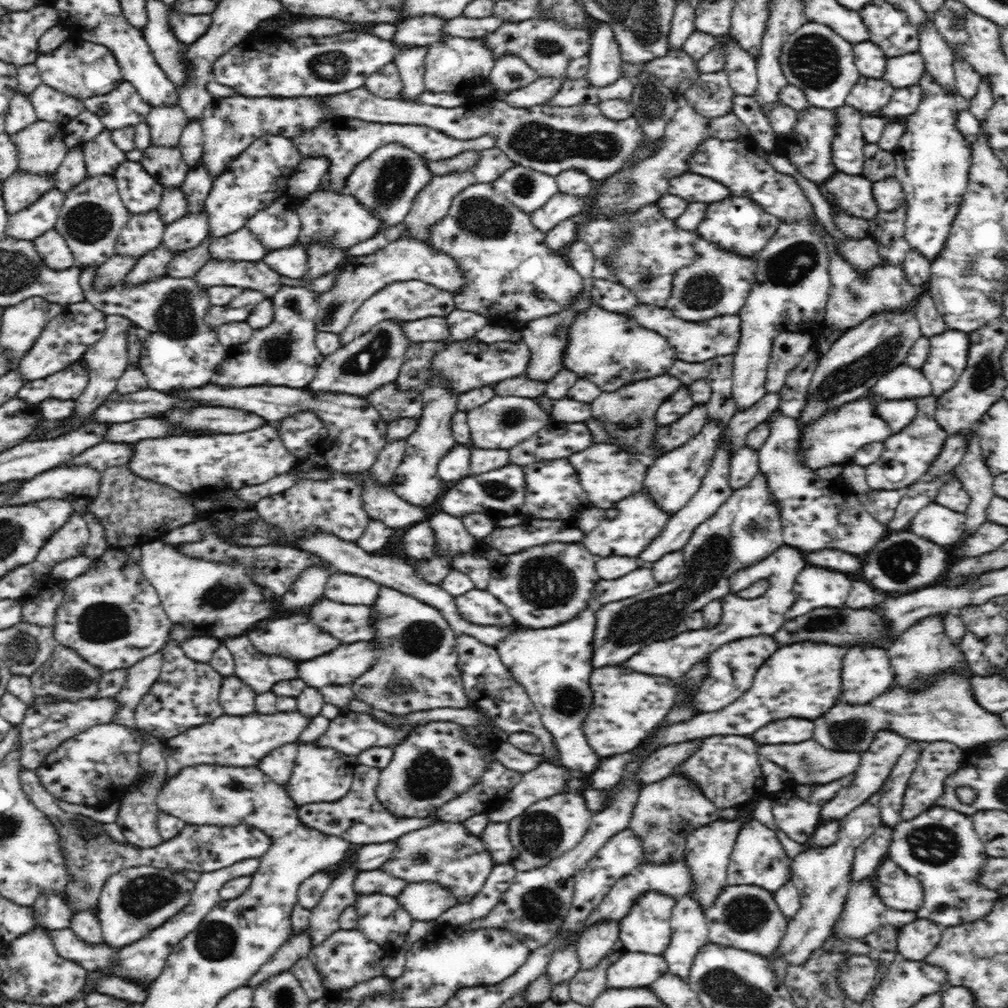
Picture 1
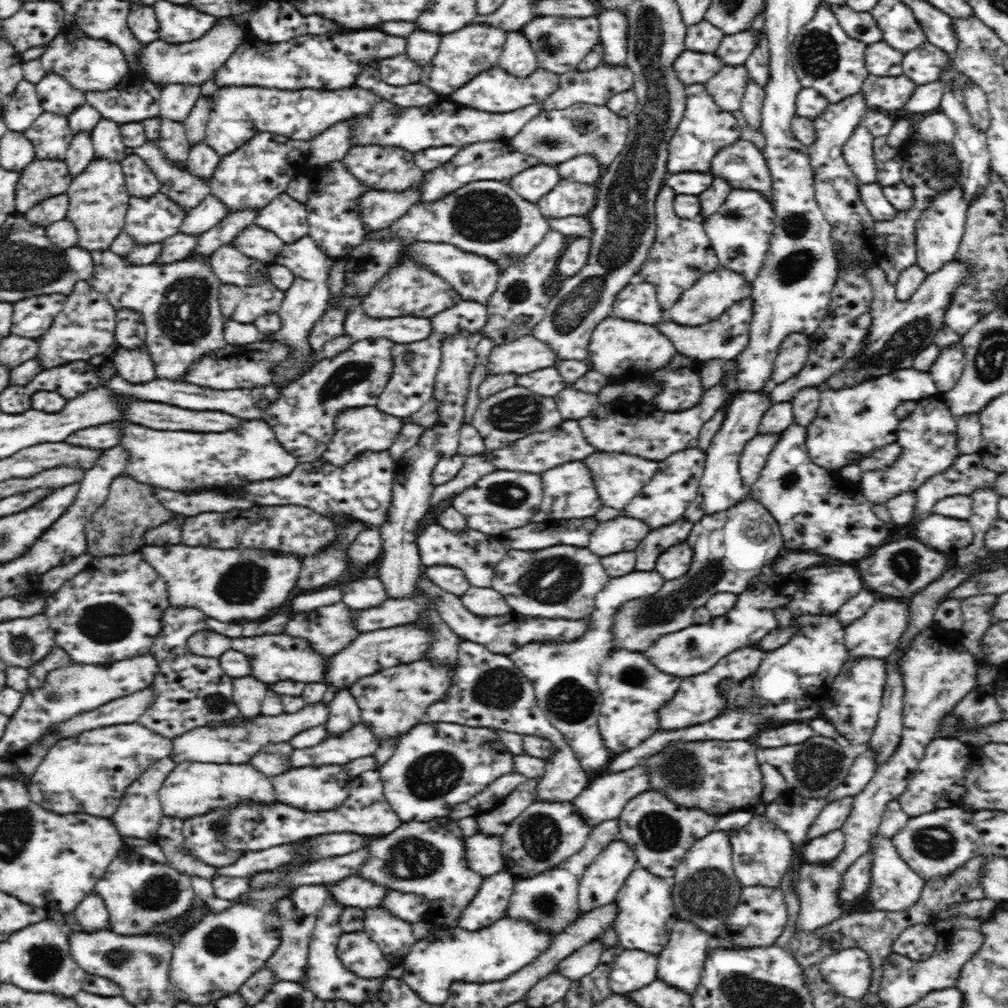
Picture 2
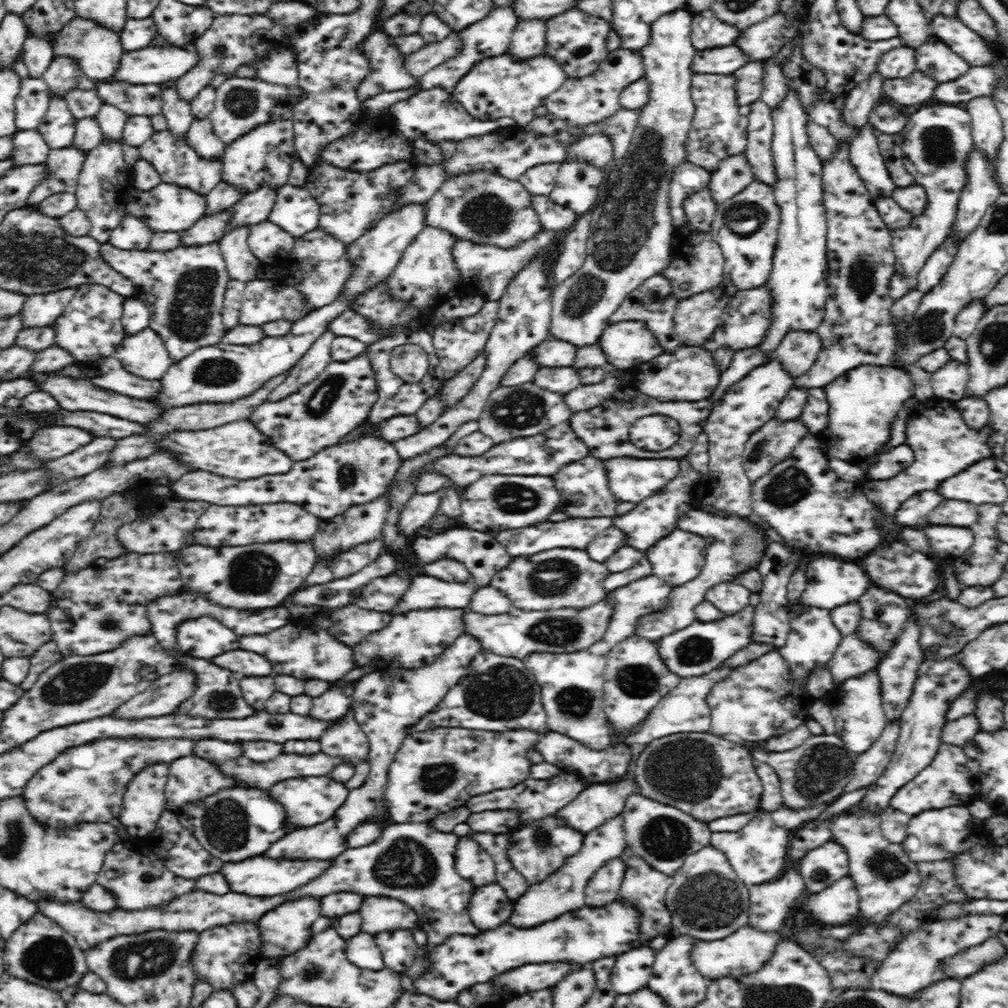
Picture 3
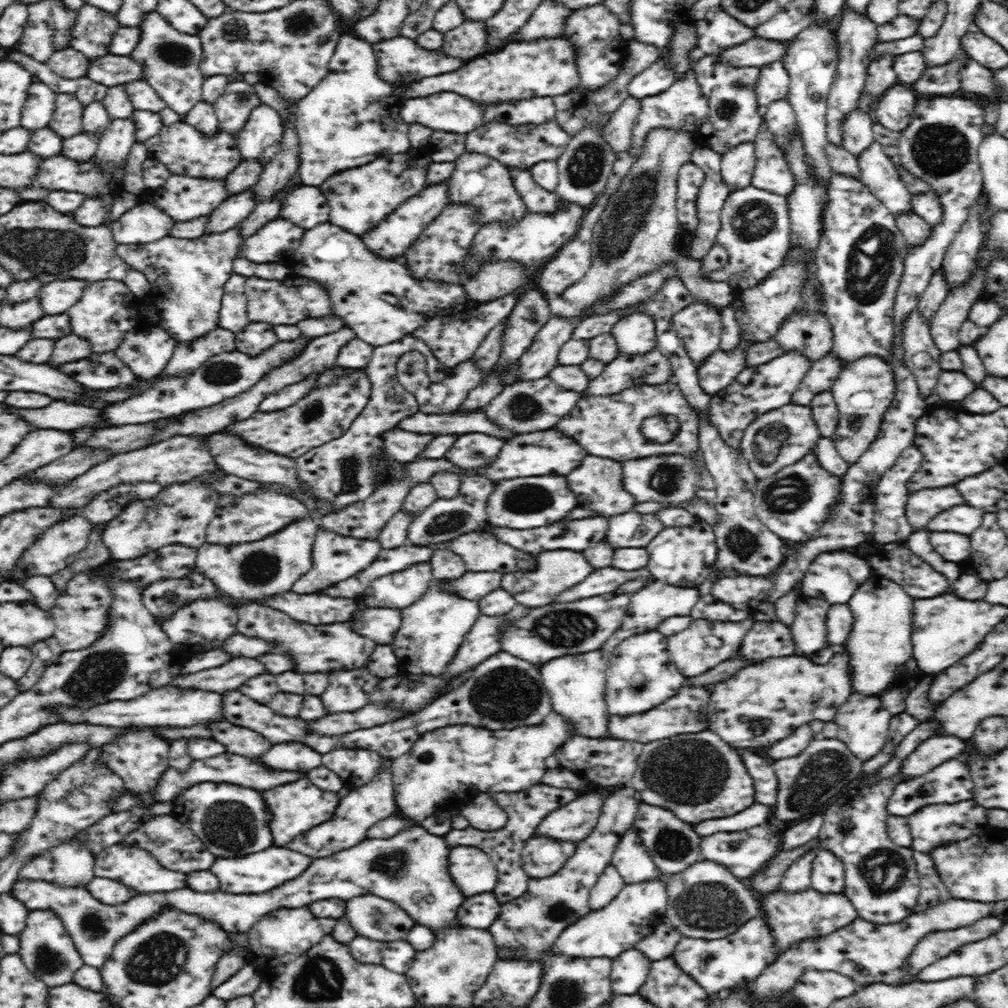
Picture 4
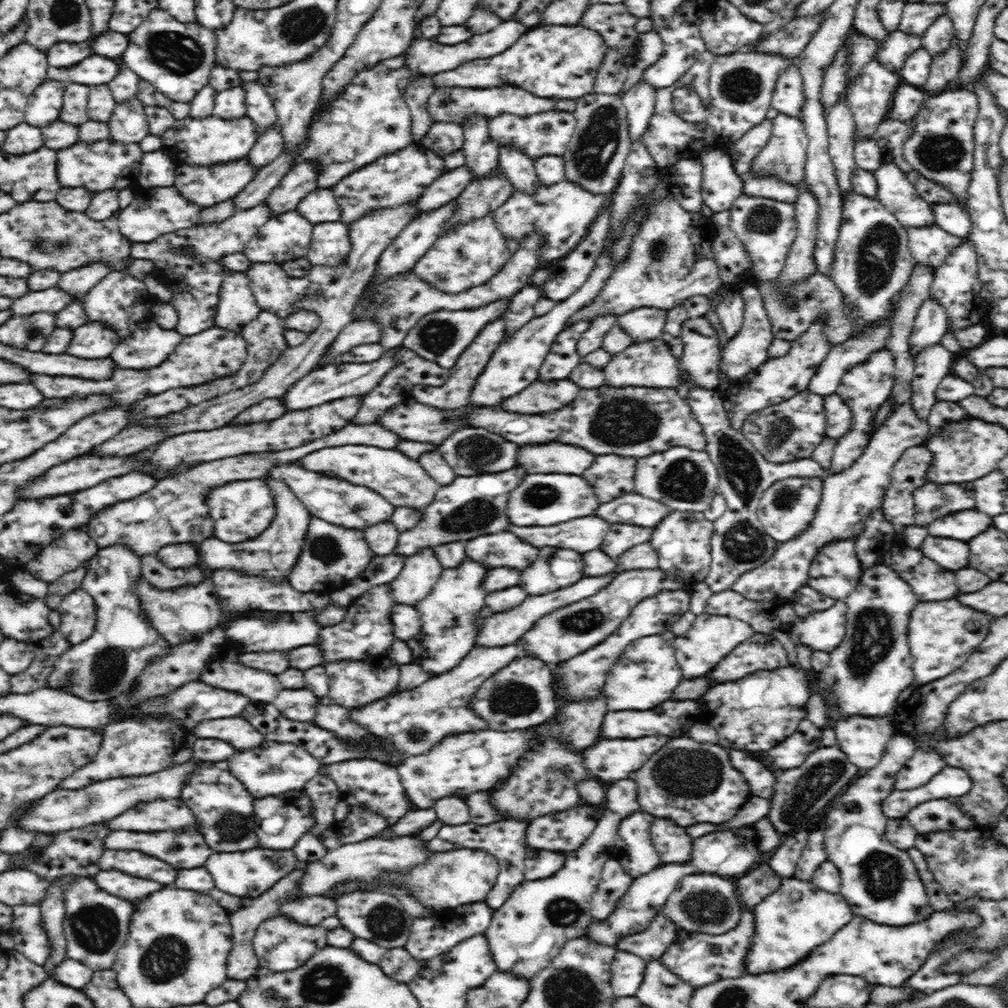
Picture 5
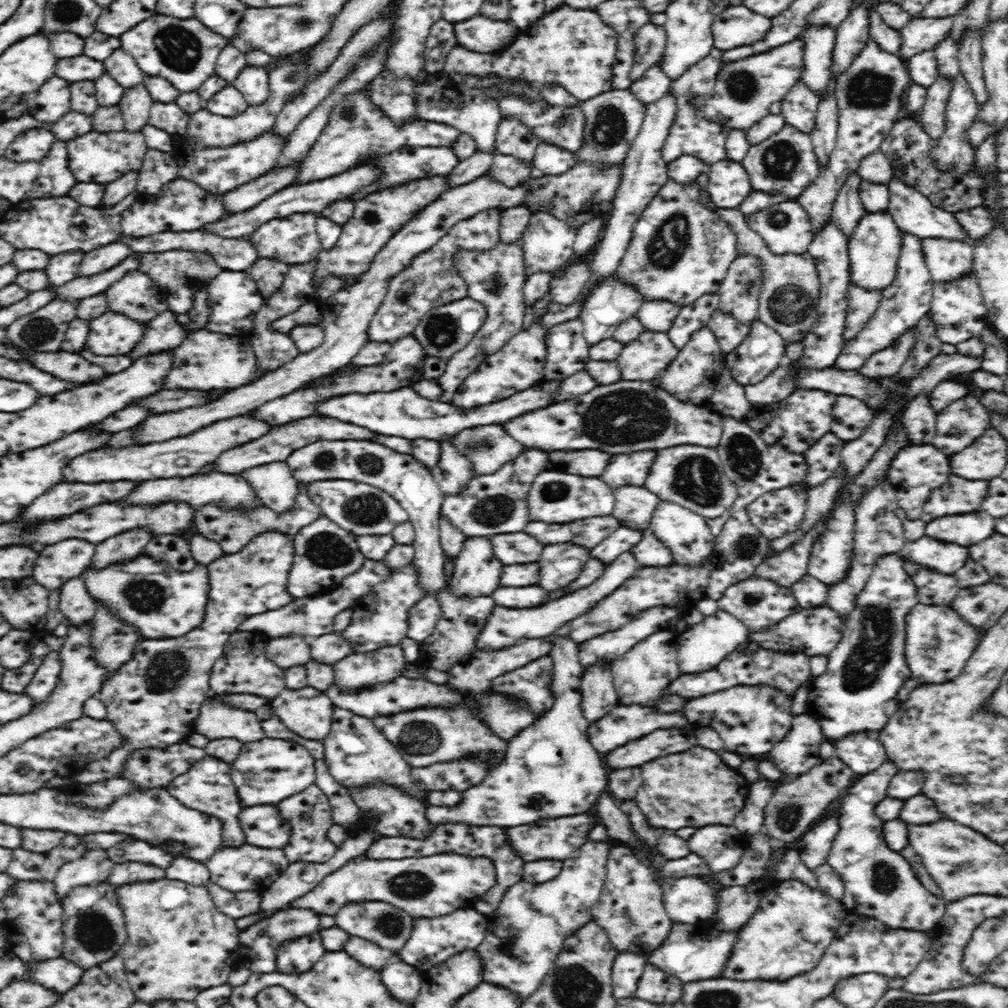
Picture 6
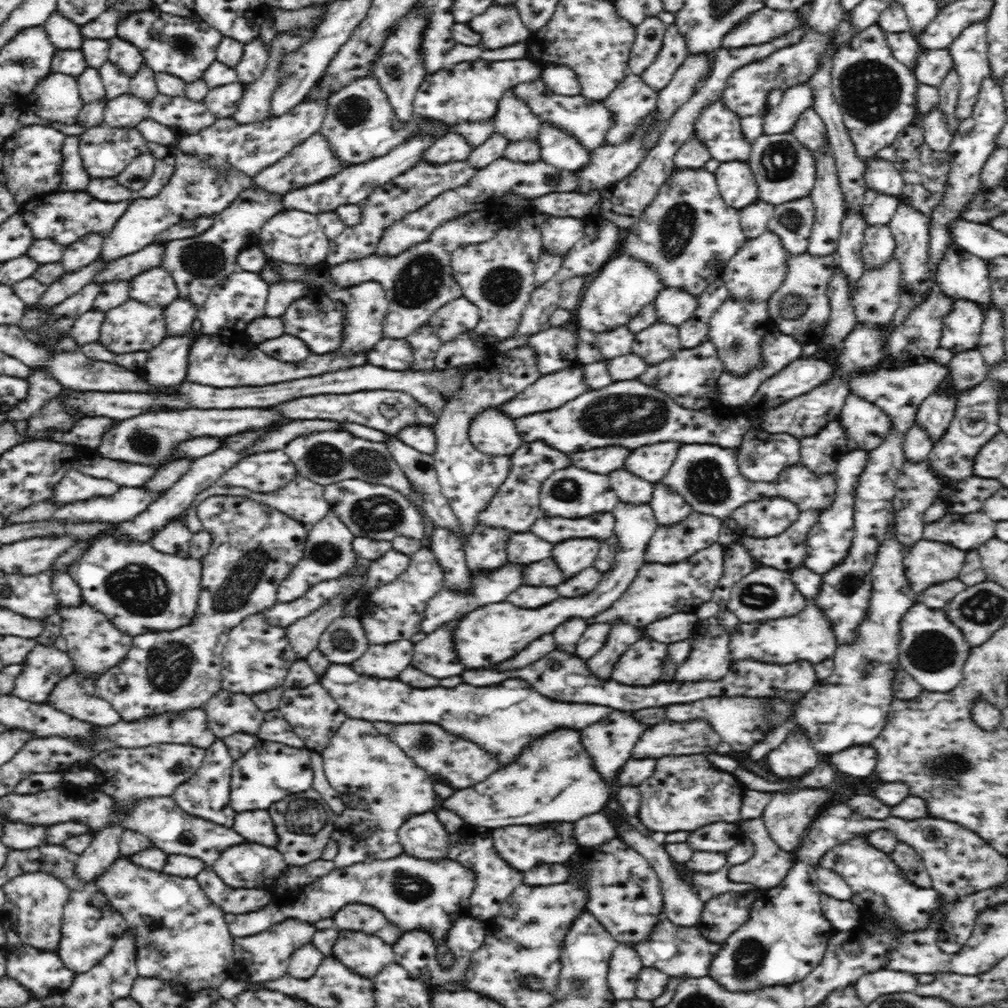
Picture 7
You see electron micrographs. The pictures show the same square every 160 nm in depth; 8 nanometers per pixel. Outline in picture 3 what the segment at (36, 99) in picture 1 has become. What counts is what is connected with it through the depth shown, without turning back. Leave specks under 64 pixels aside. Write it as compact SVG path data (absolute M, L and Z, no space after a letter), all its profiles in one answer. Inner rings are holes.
M67 56L53 58L41 78L47 84L51 98L64 98L64 94L70 90L92 90L99 84L98 81L90 80L79 69L78 63Z

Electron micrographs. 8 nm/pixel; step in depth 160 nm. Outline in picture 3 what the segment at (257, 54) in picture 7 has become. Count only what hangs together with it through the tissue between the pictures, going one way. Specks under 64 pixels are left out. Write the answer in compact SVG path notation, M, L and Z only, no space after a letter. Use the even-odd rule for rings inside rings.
M291 118L260 124L254 130L248 131L248 134L236 138L234 142L225 146L224 152L220 156L220 161L223 164L222 181L235 186L243 194L252 192L260 186L279 188L288 184L292 159L296 153Z

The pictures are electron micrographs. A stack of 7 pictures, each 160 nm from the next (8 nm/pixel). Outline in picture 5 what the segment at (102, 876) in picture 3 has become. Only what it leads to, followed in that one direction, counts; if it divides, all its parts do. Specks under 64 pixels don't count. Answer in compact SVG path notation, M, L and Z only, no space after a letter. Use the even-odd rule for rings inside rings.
M106 849L101 855L99 866L101 871L119 870L138 878L160 882L170 888L174 888L178 874L178 870L172 868L172 865L139 850Z

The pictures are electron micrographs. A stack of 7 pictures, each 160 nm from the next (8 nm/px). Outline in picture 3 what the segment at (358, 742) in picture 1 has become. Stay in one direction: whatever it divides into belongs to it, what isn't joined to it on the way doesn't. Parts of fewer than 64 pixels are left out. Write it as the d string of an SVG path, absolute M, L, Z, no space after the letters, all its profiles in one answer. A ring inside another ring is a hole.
M324 752L312 754L312 756L300 756L298 754L280 754L272 762L256 764L248 758L236 758L230 762L218 764L220 770L240 782L248 782L248 786L262 788L264 791L274 784L286 780L286 778L298 778L298 776L326 776L330 770L342 764L343 758L335 758Z

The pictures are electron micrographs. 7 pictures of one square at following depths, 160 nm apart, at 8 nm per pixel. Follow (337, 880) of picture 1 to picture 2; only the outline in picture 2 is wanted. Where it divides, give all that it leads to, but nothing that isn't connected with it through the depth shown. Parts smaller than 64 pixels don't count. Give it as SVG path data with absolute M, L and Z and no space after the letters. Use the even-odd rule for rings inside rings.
M327 896L320 912L317 912L316 928L312 933L309 946L308 966L306 966L306 974L304 974L304 980L300 982L300 985L312 992L316 999L334 1000L334 998L340 998L340 1000L350 1000L350 1004L370 1002L372 996L380 996L383 985L382 977L360 978L350 970L346 970L336 956L336 944L338 944L338 938L342 934L339 923L342 910L344 910L342 904L336 904L332 896Z

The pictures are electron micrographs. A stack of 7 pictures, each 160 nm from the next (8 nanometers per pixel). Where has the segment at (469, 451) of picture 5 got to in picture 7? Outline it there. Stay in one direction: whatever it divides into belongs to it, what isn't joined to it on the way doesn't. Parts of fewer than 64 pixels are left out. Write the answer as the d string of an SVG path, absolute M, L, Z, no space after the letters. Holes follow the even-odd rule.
M494 406L484 410L470 422L468 433L477 450L492 456L511 456L523 443L514 418L504 416Z

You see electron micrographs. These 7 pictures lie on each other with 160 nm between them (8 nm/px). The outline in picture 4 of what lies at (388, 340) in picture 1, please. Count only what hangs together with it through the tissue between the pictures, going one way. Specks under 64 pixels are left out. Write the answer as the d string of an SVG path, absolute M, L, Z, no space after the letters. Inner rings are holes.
M352 369L352 374L338 378L330 386L312 390L289 407L272 411L256 411L252 418L228 426L228 433L244 439L248 445L261 447L290 458L298 458L310 449L340 438L370 400L371 383L365 369Z

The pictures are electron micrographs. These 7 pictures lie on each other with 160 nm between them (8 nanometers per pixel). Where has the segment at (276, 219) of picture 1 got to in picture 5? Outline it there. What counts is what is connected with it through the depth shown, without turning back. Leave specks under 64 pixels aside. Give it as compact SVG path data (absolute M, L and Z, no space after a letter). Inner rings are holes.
M316 187L299 201L295 211L314 225L321 222L338 221L341 217L340 207L331 189L320 187Z

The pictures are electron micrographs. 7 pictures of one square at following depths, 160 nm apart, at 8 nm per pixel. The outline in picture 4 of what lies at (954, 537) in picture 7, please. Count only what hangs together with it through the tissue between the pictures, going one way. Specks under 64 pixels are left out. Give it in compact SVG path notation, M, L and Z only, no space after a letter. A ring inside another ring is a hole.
M960 504L956 508L940 512L936 518L928 522L928 530L938 532L960 532L960 534L972 534L982 524L982 510L974 506Z

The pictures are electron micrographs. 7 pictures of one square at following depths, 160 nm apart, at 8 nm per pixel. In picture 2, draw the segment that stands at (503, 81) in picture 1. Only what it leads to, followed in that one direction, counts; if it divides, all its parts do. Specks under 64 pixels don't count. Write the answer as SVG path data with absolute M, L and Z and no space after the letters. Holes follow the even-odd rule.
M507 31L507 40L497 66L516 78L526 78L536 70L536 55L520 31Z

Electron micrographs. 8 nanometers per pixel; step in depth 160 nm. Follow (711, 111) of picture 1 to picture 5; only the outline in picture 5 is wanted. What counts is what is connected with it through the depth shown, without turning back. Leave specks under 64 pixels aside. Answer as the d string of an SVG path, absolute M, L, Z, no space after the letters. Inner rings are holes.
M795 63L785 66L779 72L772 94L772 108L776 108L780 113L800 118L805 96L802 75Z

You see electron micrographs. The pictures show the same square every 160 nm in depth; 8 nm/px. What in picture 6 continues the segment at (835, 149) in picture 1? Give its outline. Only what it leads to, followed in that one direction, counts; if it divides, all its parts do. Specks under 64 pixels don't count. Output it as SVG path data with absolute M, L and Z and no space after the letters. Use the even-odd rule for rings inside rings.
M893 176L887 184L889 190L890 202L887 212L892 215L894 222L902 232L913 234L920 239L926 238L944 238L945 240L957 242L966 242L974 244L970 237L962 230L960 223L956 220L953 213L934 207L934 205L922 193L906 185L902 179Z

